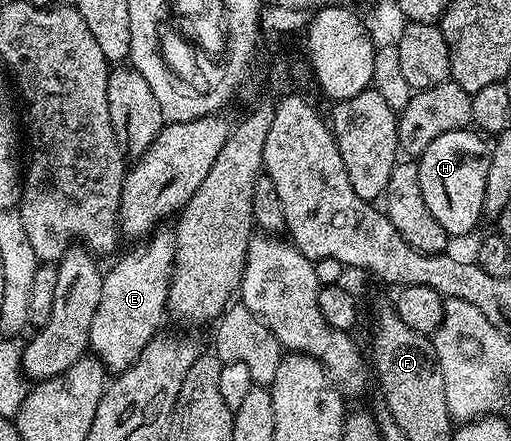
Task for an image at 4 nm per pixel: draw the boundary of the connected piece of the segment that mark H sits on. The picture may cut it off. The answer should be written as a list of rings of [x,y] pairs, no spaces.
[[[466,129],[463,131],[452,131],[451,133],[443,133],[443,137],[435,137],[435,141],[431,141],[431,145],[427,145],[427,149],[419,156],[417,168],[419,169],[419,185],[423,189],[423,201],[427,201],[427,209],[431,209],[431,213],[435,216],[435,221],[439,221],[439,225],[443,225],[443,229],[451,237],[457,235],[465,235],[468,231],[473,231],[477,227],[477,222],[482,222],[483,219],[483,189],[487,185],[487,165],[489,164],[490,148],[485,147],[486,140],[482,138],[476,130]]]

